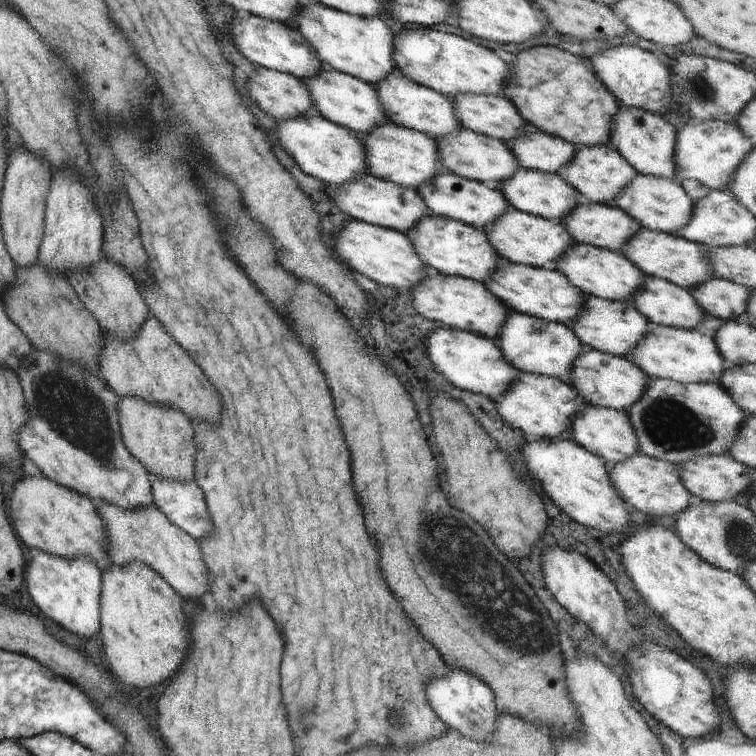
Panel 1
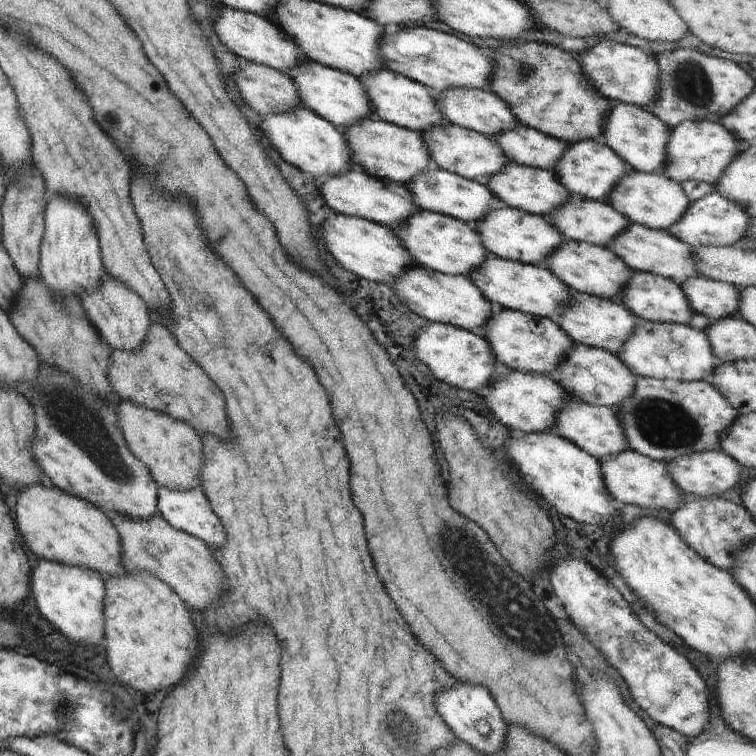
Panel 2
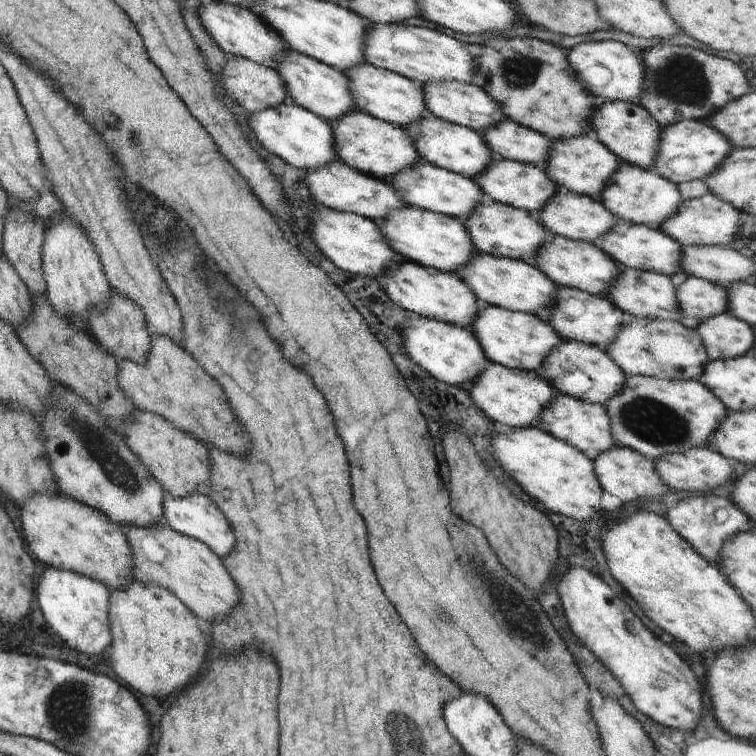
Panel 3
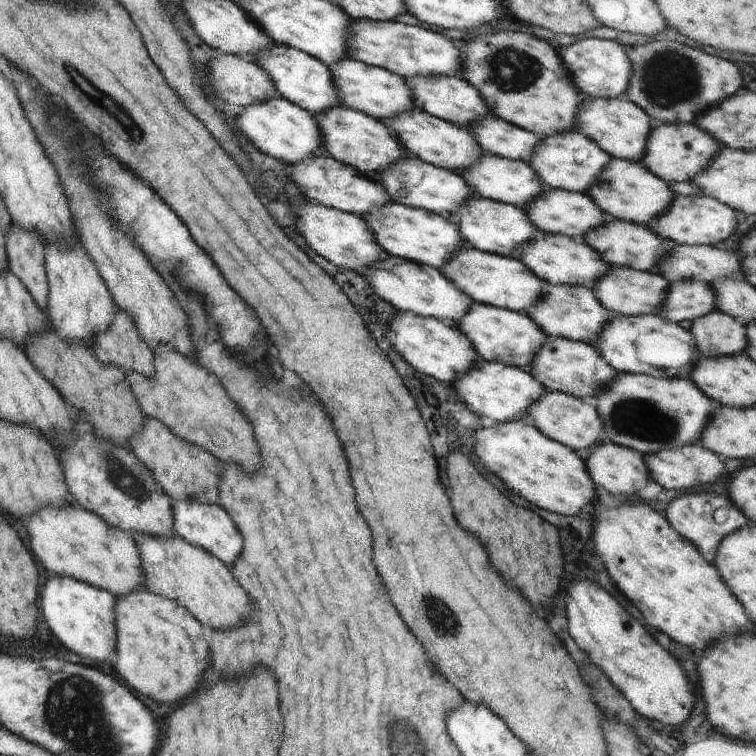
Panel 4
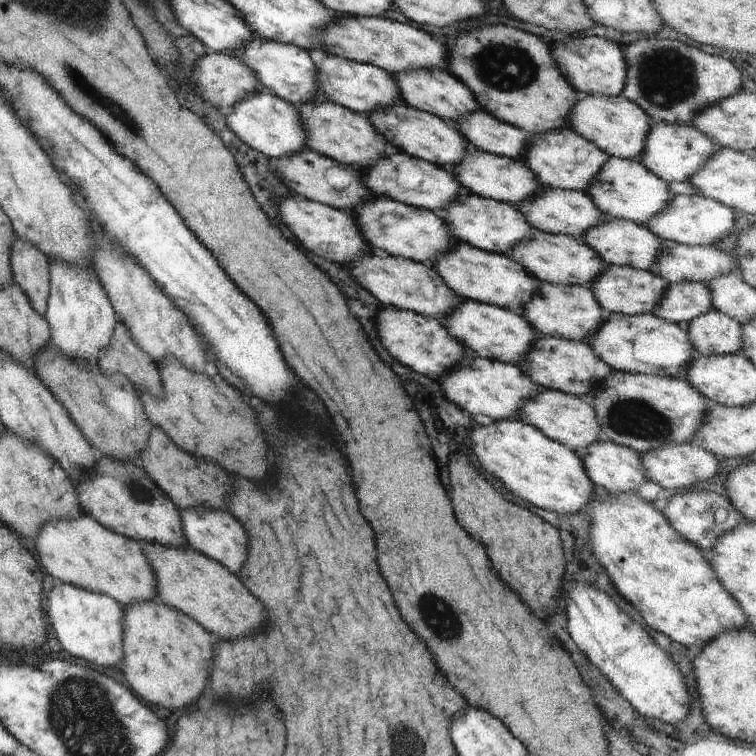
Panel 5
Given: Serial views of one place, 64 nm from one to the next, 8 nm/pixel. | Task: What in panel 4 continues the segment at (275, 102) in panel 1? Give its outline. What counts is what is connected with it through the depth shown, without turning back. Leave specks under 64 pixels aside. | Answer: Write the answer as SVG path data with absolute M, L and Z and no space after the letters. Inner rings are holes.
M218 52L218 56L214 56L214 58L208 62L208 80L210 80L210 84L212 84L214 94L224 100L226 112L230 114L232 124L234 124L236 114L240 114L244 108L249 107L252 103L277 96L277 92L269 76L263 71L263 68L260 68L254 60L250 60L249 58L226 53L220 54L220 52Z

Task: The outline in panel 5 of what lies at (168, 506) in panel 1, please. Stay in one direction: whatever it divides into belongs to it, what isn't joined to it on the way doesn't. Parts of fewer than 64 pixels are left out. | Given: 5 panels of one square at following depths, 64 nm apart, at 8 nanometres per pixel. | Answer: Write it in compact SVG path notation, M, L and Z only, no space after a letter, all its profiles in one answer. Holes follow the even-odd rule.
M179 508L182 528L188 546L223 564L232 574L238 574L247 561L248 538L231 512L220 509Z

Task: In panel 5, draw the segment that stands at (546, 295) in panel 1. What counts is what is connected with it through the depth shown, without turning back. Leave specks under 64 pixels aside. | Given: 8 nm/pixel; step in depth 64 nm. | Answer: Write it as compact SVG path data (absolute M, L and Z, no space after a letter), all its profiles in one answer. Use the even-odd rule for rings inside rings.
M458 241L450 250L438 254L433 260L433 265L447 287L453 290L460 300L470 299L505 309L521 310L541 284L510 256L489 253Z

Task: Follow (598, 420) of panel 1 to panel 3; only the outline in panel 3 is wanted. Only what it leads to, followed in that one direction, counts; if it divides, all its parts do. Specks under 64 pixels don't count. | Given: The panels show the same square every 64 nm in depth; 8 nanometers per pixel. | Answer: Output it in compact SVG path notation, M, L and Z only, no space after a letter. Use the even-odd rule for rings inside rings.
M556 392L552 400L541 410L538 428L549 432L558 440L566 441L591 461L601 452L616 446L611 437L610 417L604 405L578 400L560 392Z

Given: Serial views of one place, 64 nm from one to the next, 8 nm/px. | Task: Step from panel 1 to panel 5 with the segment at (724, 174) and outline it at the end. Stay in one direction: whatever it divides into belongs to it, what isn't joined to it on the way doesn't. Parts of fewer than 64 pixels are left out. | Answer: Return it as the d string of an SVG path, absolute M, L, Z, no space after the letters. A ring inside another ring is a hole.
M654 123L646 135L645 147L639 160L651 173L660 177L667 184L684 182L696 174L696 171L712 156L716 149L713 142L692 124Z

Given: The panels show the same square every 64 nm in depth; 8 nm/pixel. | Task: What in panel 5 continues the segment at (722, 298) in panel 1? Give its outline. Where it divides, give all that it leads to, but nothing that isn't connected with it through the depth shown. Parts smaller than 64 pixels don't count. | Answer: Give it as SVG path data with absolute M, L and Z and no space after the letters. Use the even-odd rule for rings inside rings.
M669 283L652 314L668 322L690 322L712 309L711 295L705 283Z

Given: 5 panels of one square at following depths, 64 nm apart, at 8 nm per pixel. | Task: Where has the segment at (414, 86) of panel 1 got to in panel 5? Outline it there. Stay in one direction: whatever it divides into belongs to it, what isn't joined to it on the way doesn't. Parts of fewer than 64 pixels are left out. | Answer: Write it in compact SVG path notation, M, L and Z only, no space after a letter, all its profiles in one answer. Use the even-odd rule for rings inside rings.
M310 51L309 55L318 67L319 88L324 98L349 108L353 113L369 116L371 112L384 110L403 102L396 77L380 67L330 55L324 51Z

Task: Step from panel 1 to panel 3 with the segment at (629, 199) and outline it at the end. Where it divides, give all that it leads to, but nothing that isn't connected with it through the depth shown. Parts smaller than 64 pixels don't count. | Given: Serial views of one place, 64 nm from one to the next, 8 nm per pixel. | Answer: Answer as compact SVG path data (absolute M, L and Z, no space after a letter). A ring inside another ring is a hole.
M626 162L618 165L612 176L600 191L600 202L618 219L623 221L660 228L661 224L671 217L680 206L682 198L676 184L665 179L651 169L640 168Z

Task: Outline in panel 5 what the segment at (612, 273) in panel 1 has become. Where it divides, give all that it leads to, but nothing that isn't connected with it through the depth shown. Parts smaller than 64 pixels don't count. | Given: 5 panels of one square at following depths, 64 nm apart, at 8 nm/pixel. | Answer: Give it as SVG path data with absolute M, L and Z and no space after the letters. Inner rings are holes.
M531 228L530 236L519 242L510 254L510 258L521 264L530 275L540 282L546 281L555 285L578 285L592 289L593 282L605 271L607 264L594 252L587 243L573 236L545 233Z

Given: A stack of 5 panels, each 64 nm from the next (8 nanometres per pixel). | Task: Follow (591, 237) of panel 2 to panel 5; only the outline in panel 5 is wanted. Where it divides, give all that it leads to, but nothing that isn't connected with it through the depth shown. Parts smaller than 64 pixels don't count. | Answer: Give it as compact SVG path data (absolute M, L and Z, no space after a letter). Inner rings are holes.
M540 186L535 196L523 200L517 207L525 216L527 223L531 224L531 228L545 233L573 236L575 239L581 239L589 228L602 222L604 215L585 191L553 189L546 186Z

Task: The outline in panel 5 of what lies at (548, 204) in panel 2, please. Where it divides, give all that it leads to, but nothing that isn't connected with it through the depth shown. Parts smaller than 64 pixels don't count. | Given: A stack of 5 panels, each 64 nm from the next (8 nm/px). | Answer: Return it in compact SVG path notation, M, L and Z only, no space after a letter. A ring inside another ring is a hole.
M469 146L462 160L456 164L454 173L462 188L468 192L515 206L518 206L523 200L535 196L541 186L523 159L512 160L505 156L476 149L474 146Z

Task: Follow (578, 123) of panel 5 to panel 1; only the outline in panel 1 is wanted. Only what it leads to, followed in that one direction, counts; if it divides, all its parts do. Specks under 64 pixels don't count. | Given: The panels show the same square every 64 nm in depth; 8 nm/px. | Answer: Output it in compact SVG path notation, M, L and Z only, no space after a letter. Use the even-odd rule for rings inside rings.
M621 105L611 126L608 145L618 151L637 173L676 180L673 152L677 129L658 114Z

